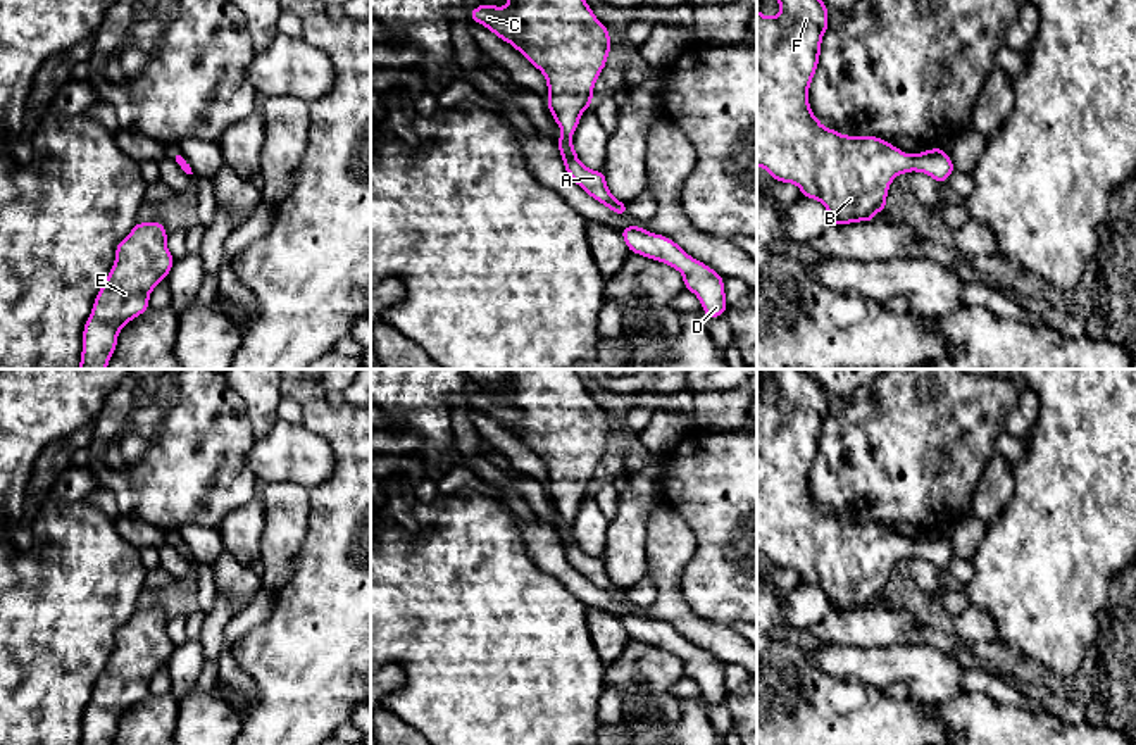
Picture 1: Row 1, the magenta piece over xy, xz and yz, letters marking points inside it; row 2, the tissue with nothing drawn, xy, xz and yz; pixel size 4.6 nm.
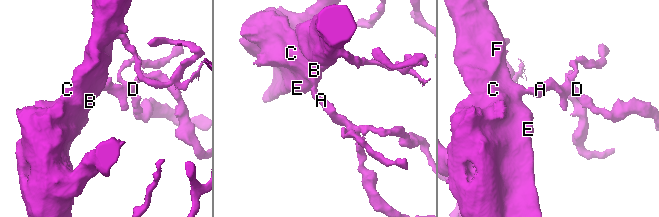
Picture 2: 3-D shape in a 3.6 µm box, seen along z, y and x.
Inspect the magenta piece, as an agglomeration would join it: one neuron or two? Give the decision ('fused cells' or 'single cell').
single cell

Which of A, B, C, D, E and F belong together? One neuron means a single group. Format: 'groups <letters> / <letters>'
groups A B C D E F

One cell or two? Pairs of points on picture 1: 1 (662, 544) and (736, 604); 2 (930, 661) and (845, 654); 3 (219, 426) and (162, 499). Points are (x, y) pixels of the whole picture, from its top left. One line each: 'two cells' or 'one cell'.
1: two cells
2: one cell
3: one cell

